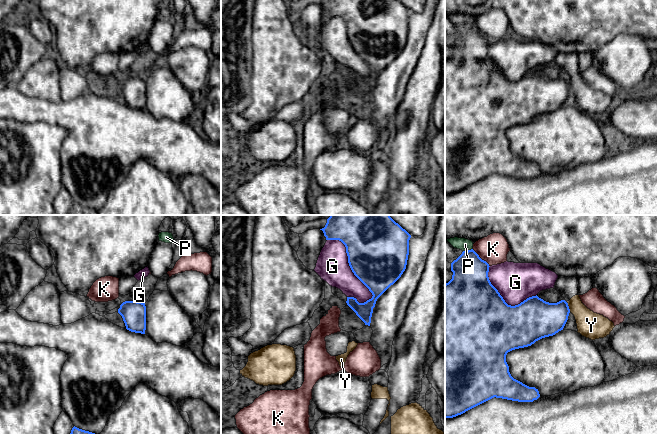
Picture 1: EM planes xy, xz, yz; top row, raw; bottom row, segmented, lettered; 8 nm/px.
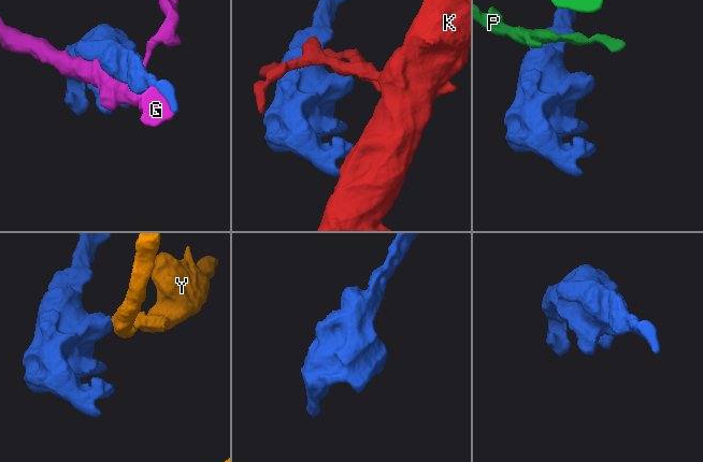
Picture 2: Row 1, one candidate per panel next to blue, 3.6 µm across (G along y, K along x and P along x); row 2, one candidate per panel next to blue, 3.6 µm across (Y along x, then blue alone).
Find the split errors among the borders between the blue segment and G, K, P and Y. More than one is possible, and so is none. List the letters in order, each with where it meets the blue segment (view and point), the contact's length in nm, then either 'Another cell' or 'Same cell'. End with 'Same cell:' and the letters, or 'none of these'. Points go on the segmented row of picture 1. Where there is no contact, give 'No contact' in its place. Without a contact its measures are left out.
G: Touches blue at xz (349, 264). Shared border 600 nm. Another cell
K: Touches blue at yz (480, 258). Shared border 200 nm. Another cell
P: Touches blue at yz (468, 250). Shared border 80 nm. Another cell
Y: Touches blue at yz (568, 307). Shared border 90 nm. Another cell
Same cell: none of these

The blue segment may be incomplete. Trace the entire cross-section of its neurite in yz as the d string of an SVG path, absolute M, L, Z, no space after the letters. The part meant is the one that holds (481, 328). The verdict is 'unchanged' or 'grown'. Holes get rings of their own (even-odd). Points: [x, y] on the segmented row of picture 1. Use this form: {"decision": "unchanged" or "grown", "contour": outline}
{"decision": "unchanged", "contour": "M473 250L463 251L451 263L452 279L445 284L445 418L453 418L496 397L518 402L533 402L540 397L538 389L514 379L506 362L508 352L531 346L536 341L563 330L570 313L568 303L549 303L537 295L518 305L508 305L491 284L489 264Z"}

